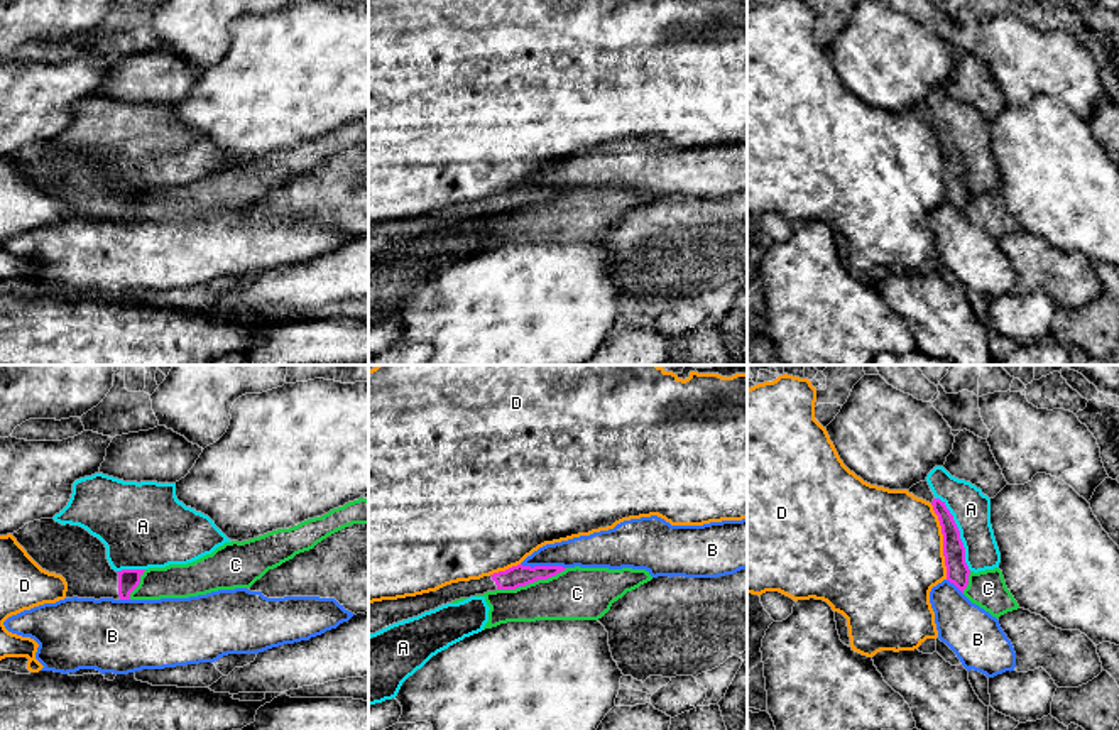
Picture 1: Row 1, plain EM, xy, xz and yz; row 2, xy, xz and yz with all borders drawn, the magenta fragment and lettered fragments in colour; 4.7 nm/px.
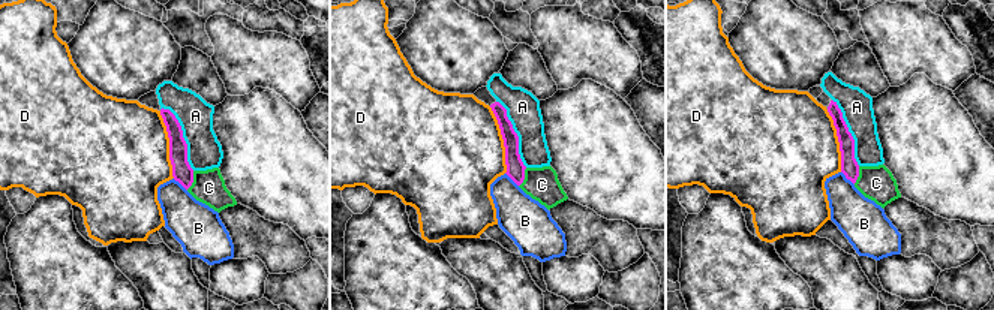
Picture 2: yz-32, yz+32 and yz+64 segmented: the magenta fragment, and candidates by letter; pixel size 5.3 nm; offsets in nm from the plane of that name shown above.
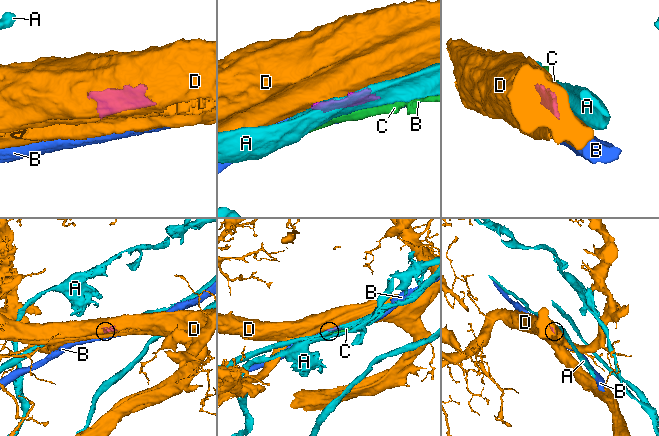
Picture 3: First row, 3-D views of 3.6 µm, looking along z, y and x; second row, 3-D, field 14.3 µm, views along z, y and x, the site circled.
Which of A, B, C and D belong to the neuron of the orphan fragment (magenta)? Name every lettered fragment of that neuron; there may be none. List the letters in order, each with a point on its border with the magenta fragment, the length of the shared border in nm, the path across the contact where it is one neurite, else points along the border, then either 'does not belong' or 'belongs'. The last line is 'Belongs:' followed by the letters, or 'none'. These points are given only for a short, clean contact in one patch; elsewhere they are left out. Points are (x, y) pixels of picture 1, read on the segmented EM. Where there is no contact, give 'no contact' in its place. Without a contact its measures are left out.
A: contact yz (959, 533); length 400 nm; does not belong
B: contact xz (543, 566); length 220 nm; does not belong
C: contact xz (531, 582); length 360 nm; does not belong
D: contact yz (944, 541); length 360 nm; does not belong
Belongs: none

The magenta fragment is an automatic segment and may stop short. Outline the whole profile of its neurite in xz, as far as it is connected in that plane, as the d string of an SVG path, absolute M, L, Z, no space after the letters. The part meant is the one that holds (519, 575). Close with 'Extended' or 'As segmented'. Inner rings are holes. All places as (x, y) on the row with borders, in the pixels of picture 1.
M512 566L505 571L483 576L480 580L458 581L436 591L406 597L397 600L382 600L368 603L368 635L392 624L418 617L441 605L460 598L470 598L495 590L516 590L538 580L548 580L565 571L563 566Z. Extended

